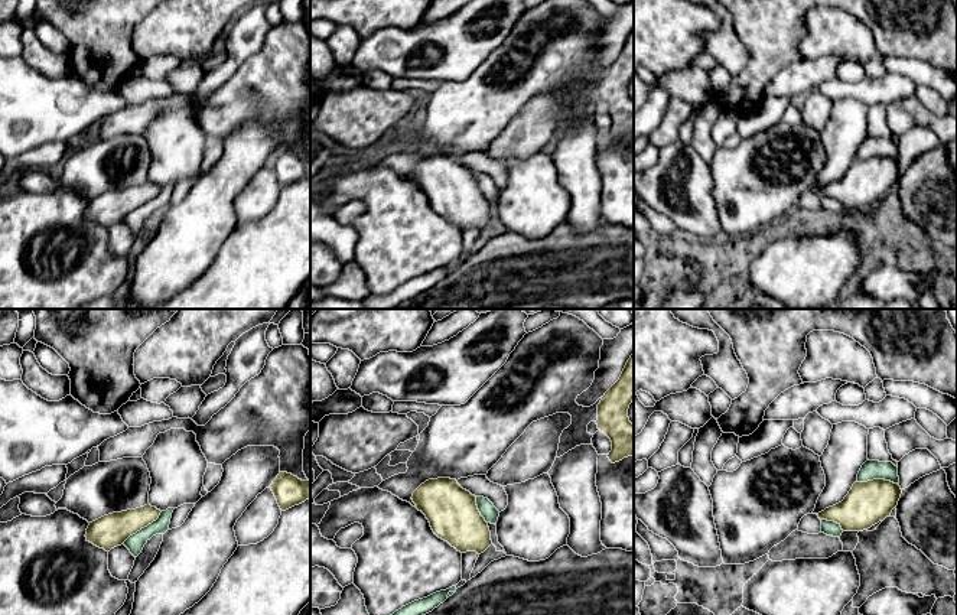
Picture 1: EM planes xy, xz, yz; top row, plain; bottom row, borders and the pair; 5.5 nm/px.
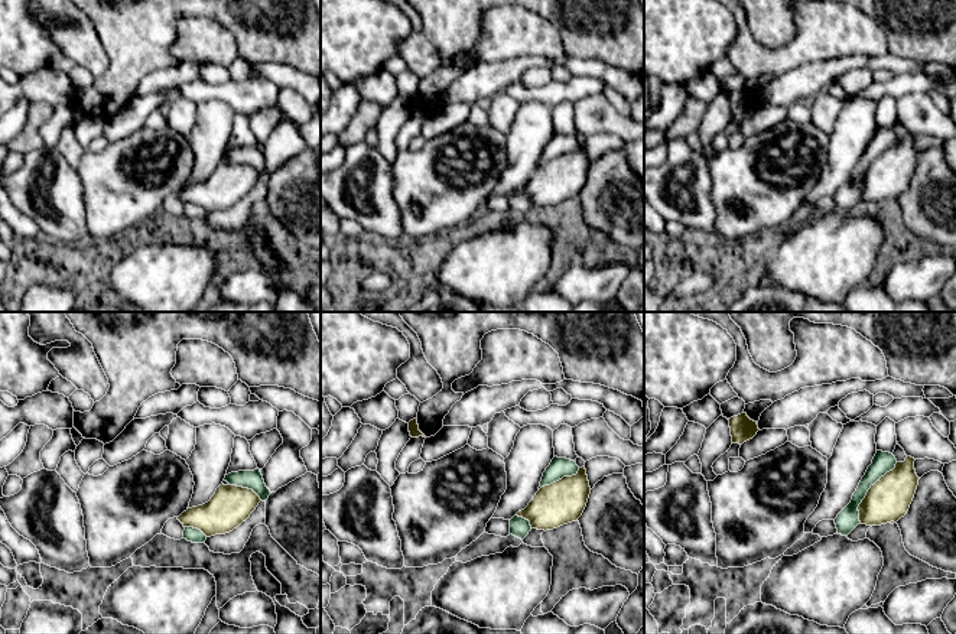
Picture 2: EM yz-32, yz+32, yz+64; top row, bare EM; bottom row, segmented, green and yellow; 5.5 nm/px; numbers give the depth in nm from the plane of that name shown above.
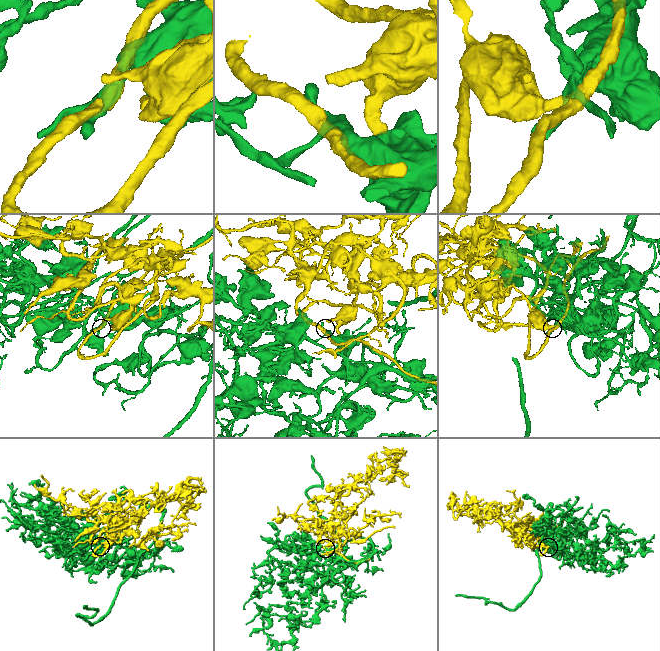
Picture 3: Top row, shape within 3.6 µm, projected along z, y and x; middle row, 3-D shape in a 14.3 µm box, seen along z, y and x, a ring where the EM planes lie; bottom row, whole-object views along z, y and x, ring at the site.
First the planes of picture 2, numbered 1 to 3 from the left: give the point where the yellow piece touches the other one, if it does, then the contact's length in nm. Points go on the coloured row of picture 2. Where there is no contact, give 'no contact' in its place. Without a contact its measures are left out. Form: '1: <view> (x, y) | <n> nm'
1: yz-32 (246, 487) | 200 nm
2: yz+32 (559, 478) | 260 nm
3: yz+64 (867, 491) | 400 nm

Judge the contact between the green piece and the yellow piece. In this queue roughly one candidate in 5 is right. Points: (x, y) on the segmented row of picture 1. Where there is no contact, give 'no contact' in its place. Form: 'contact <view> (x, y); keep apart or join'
contact xy (142, 529); join

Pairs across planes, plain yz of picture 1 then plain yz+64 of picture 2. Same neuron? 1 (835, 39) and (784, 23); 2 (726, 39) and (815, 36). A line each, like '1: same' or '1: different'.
1: different
2: same

